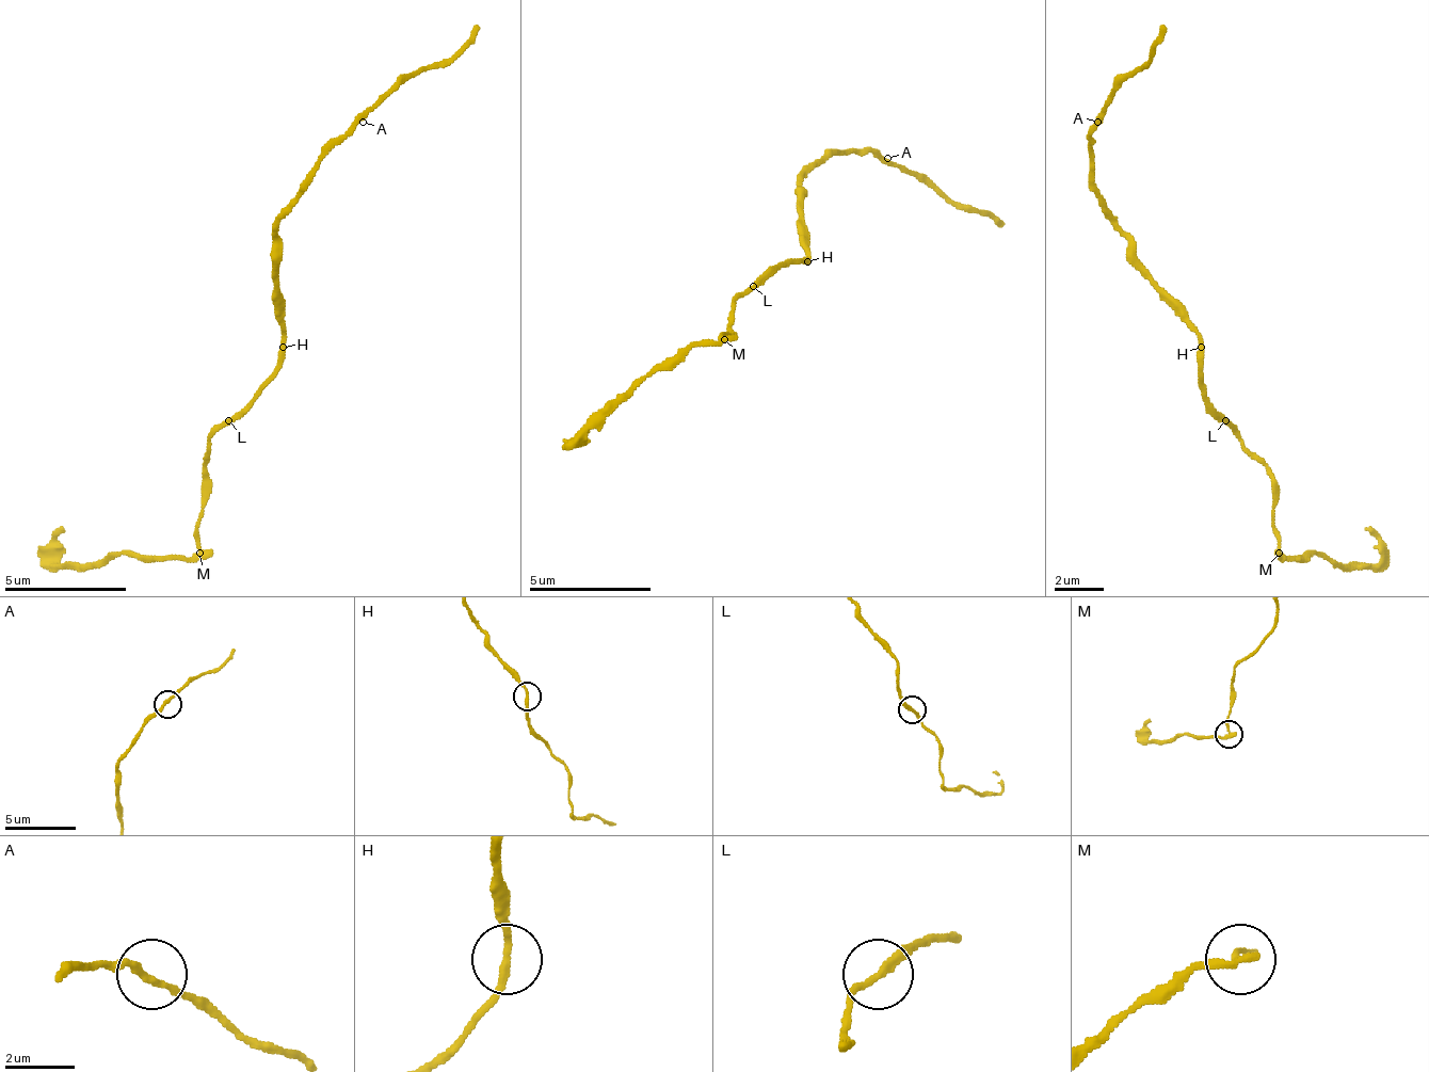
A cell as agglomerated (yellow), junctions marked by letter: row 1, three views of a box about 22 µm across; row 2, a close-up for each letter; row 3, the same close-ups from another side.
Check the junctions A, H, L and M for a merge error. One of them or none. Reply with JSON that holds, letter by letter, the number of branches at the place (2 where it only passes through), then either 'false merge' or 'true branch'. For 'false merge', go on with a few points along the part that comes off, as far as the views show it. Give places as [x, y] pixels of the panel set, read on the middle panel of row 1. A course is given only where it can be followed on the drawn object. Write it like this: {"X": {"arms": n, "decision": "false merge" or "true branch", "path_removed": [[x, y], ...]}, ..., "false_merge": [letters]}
{"A": {"arms": 2, "decision": "true branch"}, "H": {"arms": 2, "decision": "true branch"}, "L": {"arms": 2, "decision": "true branch"}, "M": {"arms": 2, "decision": "false merge", "path_removed": [[722, 341], [661, 360], [588, 432]]}, "false_merge": ["M"]}

